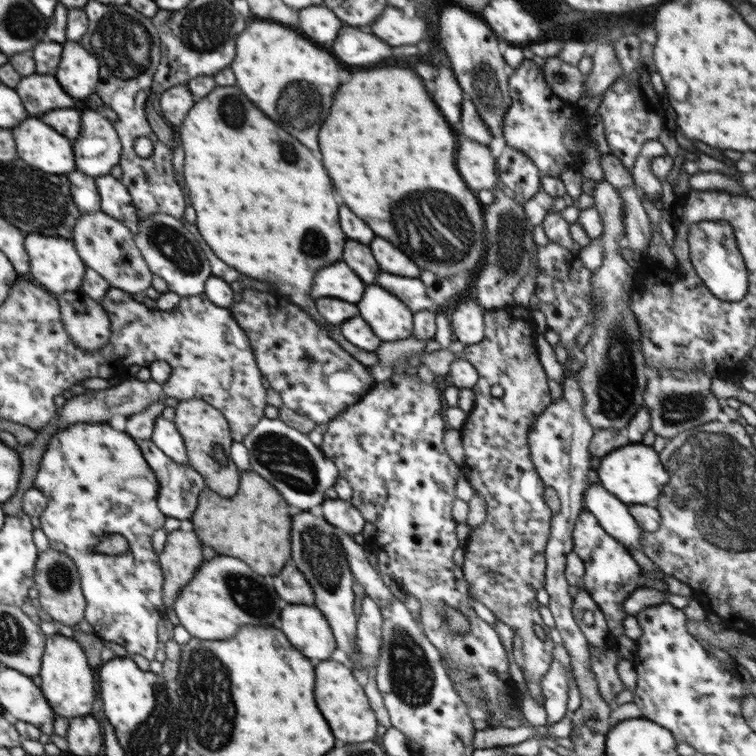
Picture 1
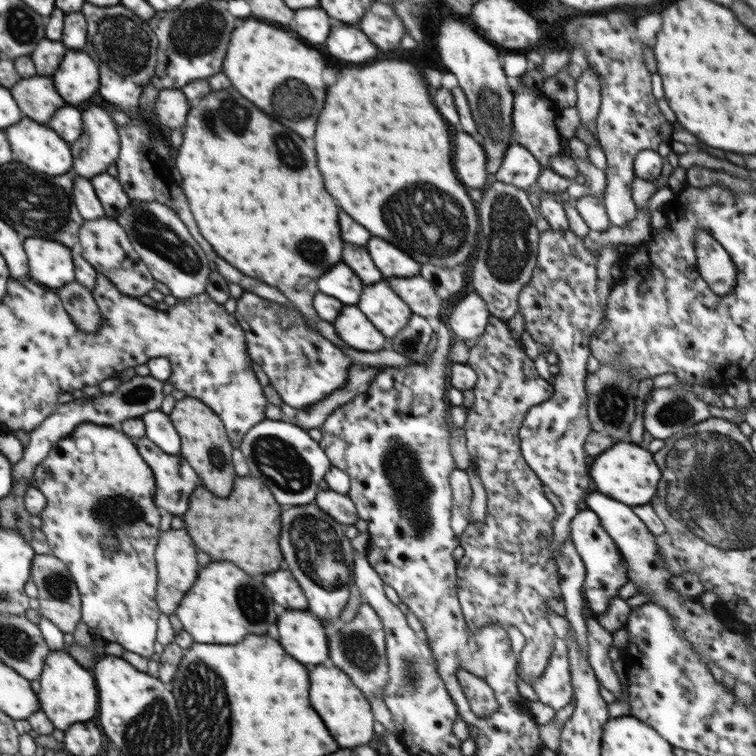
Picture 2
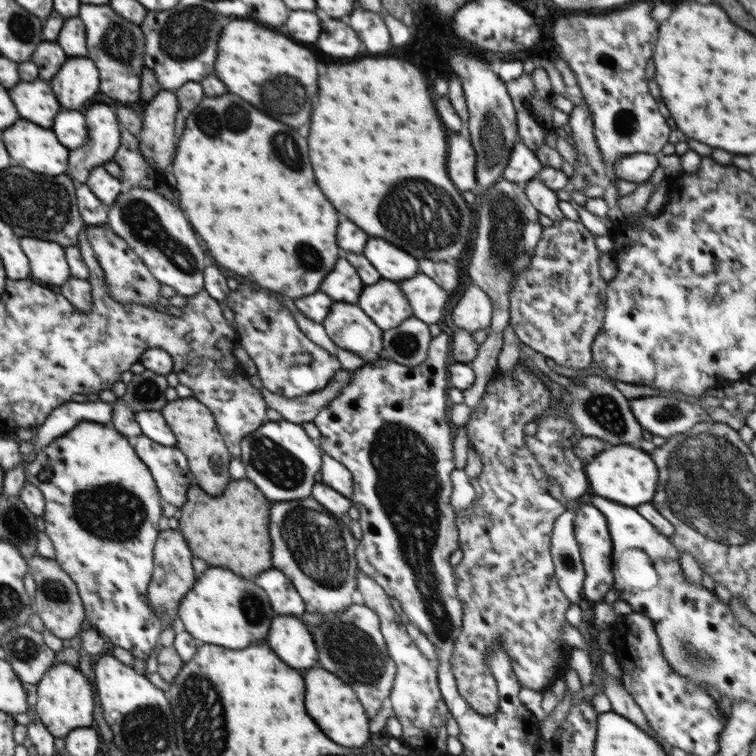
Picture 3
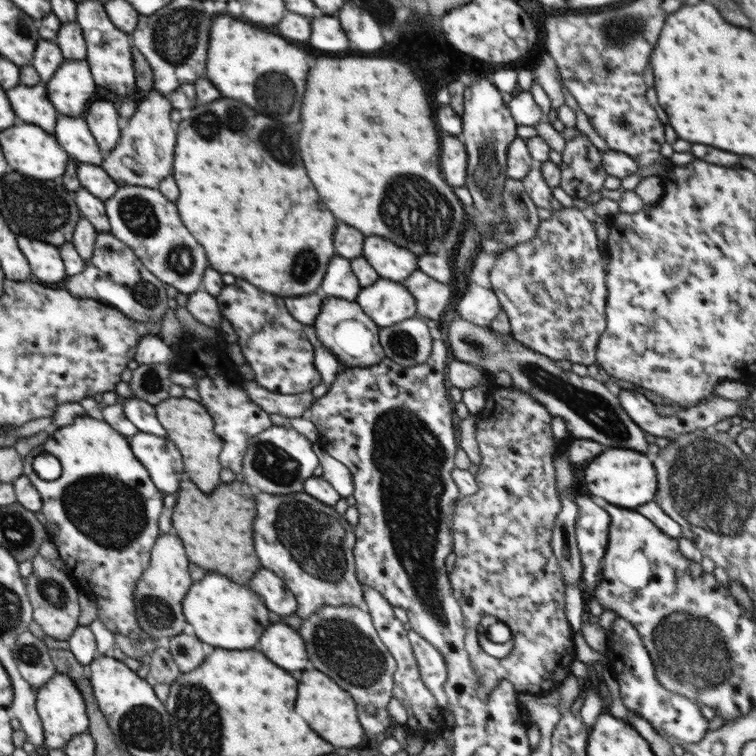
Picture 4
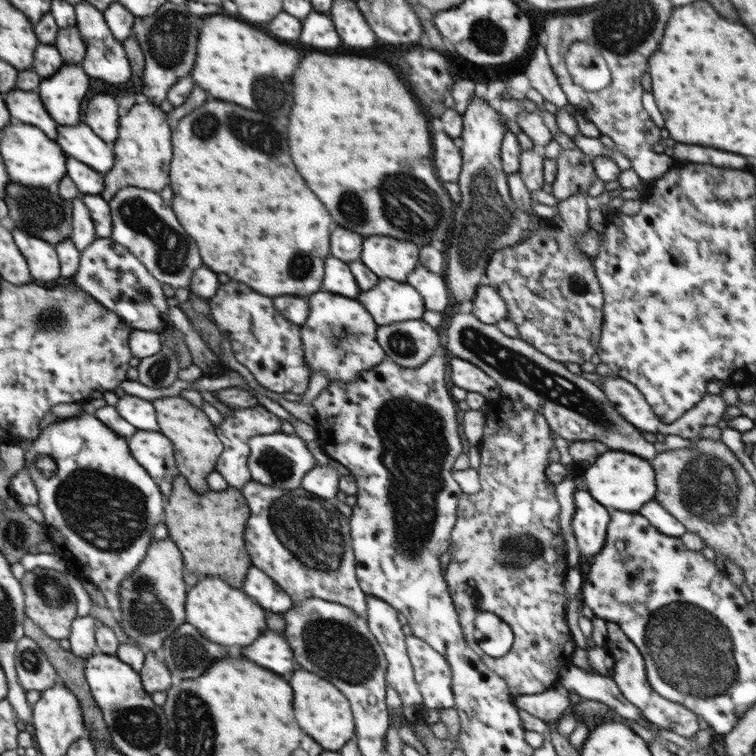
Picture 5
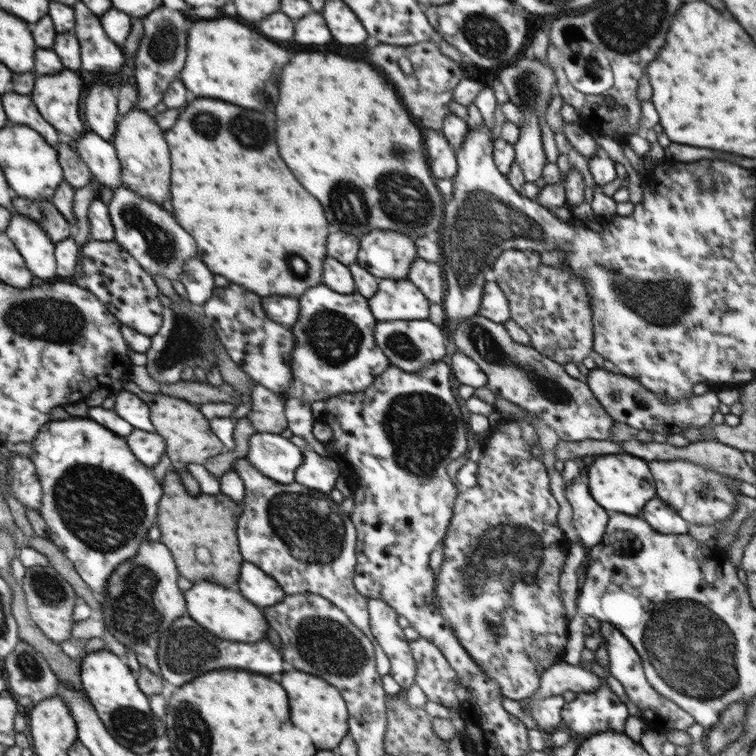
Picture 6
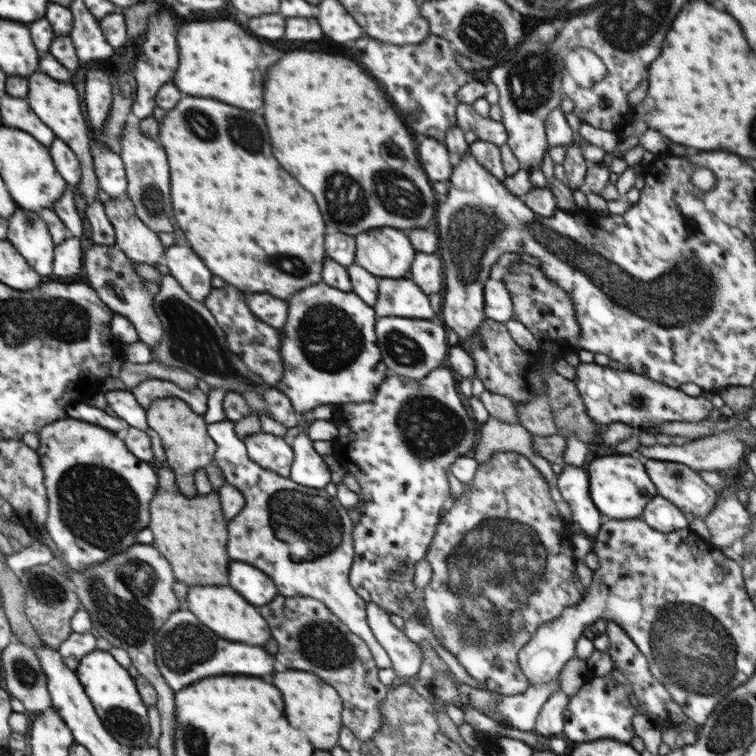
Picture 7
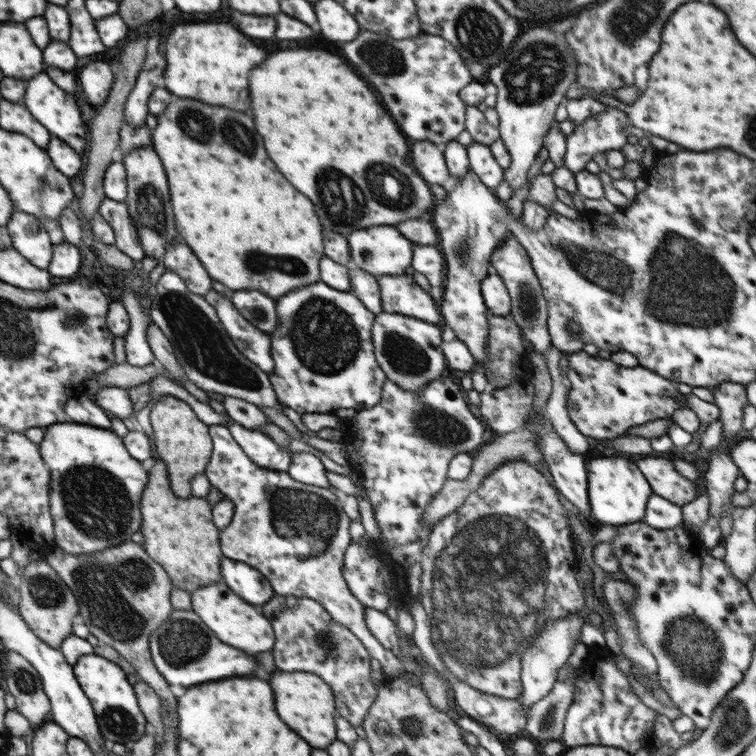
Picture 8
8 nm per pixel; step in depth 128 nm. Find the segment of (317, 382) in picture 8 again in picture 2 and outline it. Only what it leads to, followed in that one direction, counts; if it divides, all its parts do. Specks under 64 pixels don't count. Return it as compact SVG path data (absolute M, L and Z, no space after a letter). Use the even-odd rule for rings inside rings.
M344 305L332 324L338 336L356 351L376 353L389 343L389 339L362 314L357 305Z

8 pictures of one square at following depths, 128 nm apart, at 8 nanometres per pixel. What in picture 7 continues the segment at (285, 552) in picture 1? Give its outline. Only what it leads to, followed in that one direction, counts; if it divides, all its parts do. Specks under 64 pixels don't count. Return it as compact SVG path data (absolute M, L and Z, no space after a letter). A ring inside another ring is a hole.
M168 466L158 470L158 492L150 502L150 530L154 532L154 546L164 554L174 570L176 580L188 586L228 586L228 520L222 514L219 493L186 498L180 494L177 480Z

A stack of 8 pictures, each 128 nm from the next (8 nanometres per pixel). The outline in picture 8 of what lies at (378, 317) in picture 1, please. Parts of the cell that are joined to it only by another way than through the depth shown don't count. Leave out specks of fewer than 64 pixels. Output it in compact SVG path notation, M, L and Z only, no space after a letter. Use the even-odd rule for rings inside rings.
M412 273L404 276L380 277L382 310L411 316L430 324L442 325L443 316L439 304L418 285Z

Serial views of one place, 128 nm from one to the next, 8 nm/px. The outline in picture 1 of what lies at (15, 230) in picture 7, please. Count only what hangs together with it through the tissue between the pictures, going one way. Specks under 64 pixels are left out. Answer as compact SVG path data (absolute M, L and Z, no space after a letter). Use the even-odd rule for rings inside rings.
M28 234L28 254L32 254L32 278L49 292L62 294L69 290L76 292L82 289L87 265L78 253L73 240L60 236Z

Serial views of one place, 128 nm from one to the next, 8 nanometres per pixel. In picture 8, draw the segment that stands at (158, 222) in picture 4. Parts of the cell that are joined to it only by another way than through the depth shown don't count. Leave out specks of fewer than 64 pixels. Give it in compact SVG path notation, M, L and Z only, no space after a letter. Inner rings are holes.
M105 197L100 204L98 214L106 219L115 232L115 246L135 261L144 260L145 250L141 243L136 222L130 216L126 203L115 202Z

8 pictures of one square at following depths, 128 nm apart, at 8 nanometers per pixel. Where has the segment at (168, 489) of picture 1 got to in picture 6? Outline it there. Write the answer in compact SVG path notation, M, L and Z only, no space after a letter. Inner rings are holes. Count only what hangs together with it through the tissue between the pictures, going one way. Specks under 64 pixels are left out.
M135 428L125 439L132 454L148 467L156 466L166 453L166 441L156 432Z

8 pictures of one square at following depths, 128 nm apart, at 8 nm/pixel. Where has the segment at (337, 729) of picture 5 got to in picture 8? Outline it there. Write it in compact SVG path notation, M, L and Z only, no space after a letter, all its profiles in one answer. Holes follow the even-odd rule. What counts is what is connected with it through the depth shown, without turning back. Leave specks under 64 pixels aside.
M274 672L270 678L274 698L276 698L276 710L280 718L296 730L312 748L326 750L337 739L335 715L337 714L334 702L334 694L330 686L317 674L307 672Z

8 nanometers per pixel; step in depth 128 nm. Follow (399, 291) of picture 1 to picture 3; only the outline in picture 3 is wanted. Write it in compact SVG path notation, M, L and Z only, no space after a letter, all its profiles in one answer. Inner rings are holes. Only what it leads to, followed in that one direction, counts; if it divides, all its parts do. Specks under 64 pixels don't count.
M420 272L404 282L400 282L404 296L408 298L416 318L427 325L437 323L448 304L448 292L438 286L432 278Z

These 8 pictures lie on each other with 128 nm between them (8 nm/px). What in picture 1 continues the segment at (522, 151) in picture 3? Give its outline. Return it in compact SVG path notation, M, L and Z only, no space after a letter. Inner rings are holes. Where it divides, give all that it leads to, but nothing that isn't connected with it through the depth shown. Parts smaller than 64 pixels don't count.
M506 147L497 158L501 187L528 201L541 190L541 175L536 165L520 151Z

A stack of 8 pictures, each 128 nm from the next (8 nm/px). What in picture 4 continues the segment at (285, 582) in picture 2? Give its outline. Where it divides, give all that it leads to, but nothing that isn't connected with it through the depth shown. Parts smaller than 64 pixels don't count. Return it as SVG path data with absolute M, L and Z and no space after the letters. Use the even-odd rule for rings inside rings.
M258 570L250 586L264 598L264 604L272 615L286 617L296 613L298 603L294 594L286 588L284 580L278 578L272 570Z

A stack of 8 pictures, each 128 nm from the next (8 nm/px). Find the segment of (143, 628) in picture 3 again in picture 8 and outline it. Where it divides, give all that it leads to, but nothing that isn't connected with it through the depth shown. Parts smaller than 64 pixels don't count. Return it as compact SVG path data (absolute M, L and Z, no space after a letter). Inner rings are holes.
M56 423L47 426L38 445L44 446L43 461L52 466L51 480L56 482L56 488L51 488L51 514L56 514L55 542L60 542L62 551L72 555L100 553L111 546L125 543L134 532L140 530L140 498L148 482L148 472L126 452L122 437L114 431L89 424Z

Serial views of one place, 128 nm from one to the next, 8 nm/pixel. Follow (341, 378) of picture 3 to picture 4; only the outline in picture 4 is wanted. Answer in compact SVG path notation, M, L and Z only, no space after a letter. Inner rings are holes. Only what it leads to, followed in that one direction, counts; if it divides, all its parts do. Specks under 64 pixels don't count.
M248 381L245 384L247 395L260 408L263 408L268 414L280 414L286 418L300 418L315 401L311 391L298 394L280 394L270 392L267 388L260 386L255 381Z

